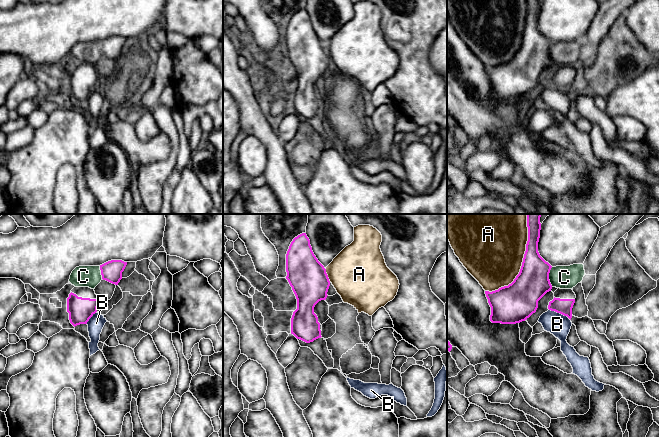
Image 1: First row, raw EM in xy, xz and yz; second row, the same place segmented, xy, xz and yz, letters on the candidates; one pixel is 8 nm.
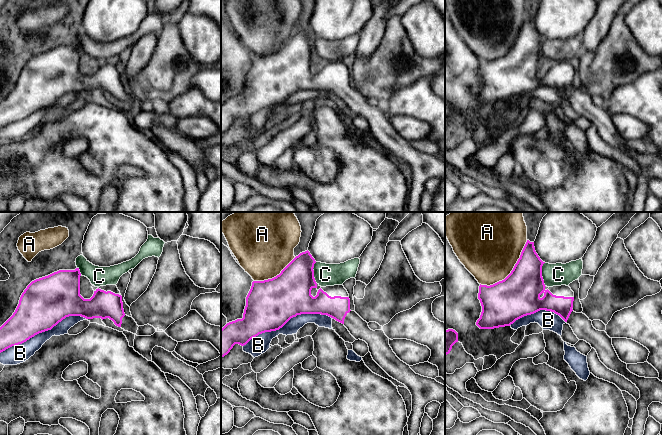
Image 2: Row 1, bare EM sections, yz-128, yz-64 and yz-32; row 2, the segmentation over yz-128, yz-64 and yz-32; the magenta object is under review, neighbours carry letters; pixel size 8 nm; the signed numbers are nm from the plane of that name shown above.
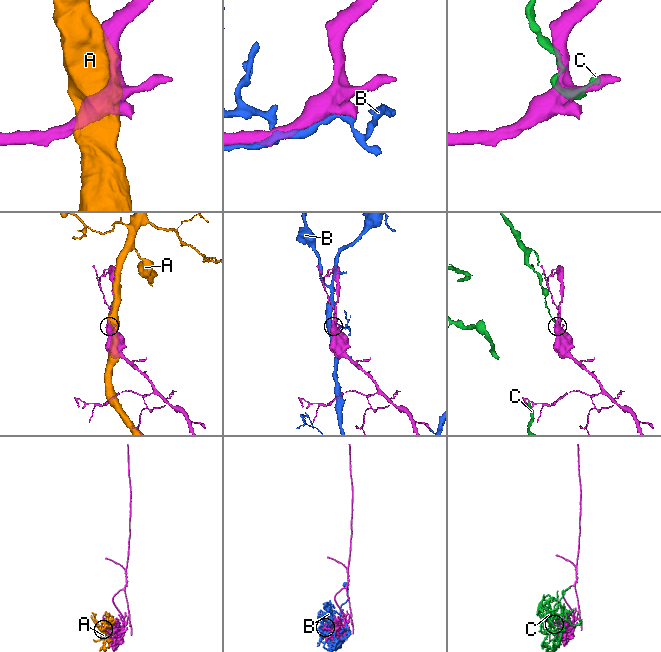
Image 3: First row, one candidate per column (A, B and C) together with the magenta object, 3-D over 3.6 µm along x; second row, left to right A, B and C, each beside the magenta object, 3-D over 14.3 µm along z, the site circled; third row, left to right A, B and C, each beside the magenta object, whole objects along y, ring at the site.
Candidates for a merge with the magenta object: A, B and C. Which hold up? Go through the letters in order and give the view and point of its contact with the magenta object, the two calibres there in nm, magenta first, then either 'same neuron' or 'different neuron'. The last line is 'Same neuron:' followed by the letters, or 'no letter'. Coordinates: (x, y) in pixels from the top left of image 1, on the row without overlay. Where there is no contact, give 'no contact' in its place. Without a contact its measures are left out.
A: yz (521, 42) | 280/480 nm | different neuron
B: yz (560, 89) | 130/180 nm | different neuron
C: yz (548, 53) | 280/190 nm | different neuron
Same neuron: no letter

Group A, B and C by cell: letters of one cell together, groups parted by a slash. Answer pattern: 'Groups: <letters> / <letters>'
Groups: A / B / C

